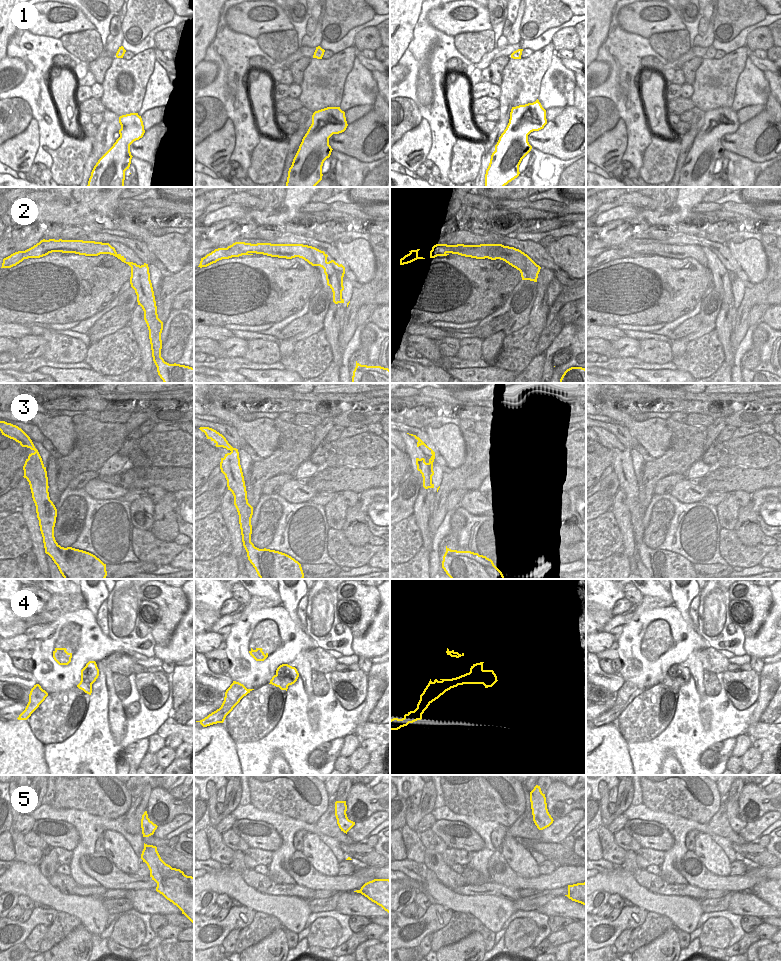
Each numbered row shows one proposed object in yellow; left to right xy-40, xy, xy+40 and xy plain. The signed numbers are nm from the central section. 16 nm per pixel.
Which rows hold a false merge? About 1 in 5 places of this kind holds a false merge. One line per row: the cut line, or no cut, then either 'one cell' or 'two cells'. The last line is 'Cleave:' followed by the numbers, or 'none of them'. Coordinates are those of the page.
1: no cut | one cell
2: xy (341, 265), (341, 271), (337, 277), (333, 273), (325, 274) | two cells
3: no cut | one cell
4: xy (283, 674), (290, 674), (292, 679), (296, 680) | two cells
5: no cut | one cell
Cleave: 2, 4

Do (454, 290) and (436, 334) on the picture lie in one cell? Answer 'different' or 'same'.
different

